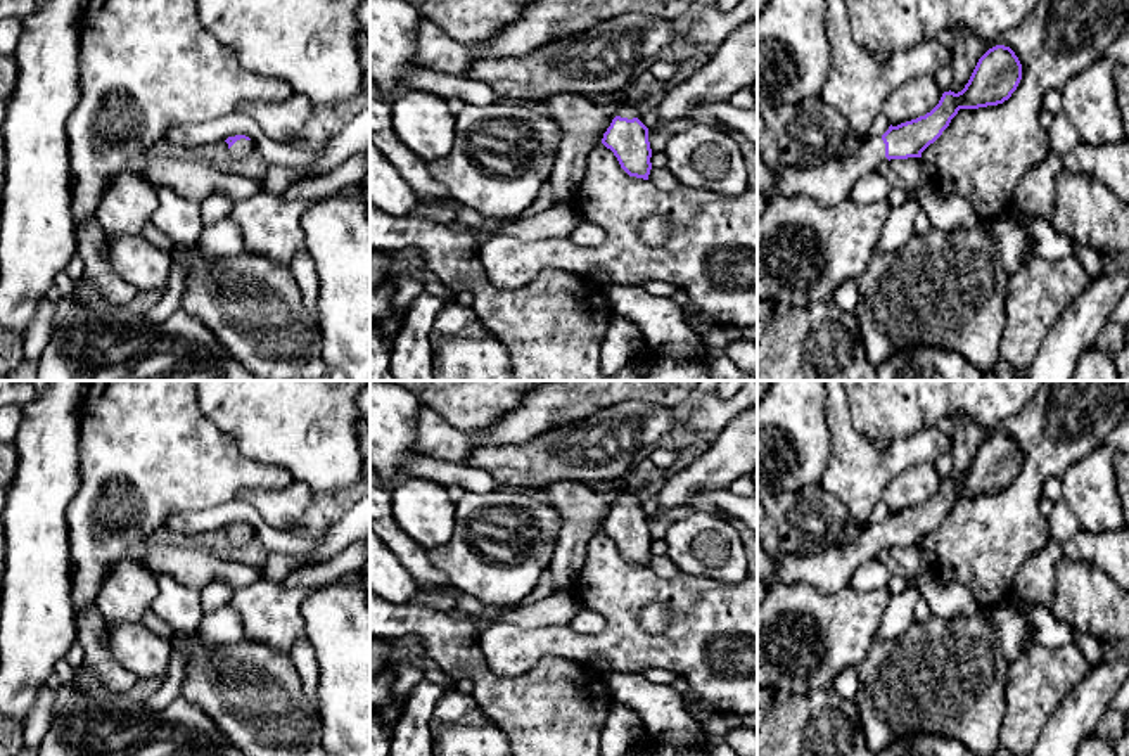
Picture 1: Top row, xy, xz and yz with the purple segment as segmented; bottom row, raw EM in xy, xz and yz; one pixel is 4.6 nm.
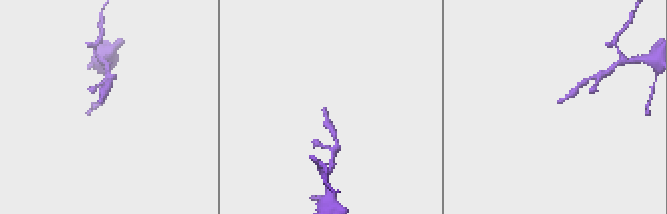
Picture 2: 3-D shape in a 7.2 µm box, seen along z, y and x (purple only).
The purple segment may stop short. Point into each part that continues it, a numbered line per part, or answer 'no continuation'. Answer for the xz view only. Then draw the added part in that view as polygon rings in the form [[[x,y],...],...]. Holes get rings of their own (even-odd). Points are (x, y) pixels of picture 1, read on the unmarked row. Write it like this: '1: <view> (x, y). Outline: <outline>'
1: xz (628, 497). Outline: [[[624,490],[624,491],[617,493],[617,502],[621,505],[628,505],[628,507],[638,505],[641,498],[643,497],[640,493],[636,493],[635,490]]]

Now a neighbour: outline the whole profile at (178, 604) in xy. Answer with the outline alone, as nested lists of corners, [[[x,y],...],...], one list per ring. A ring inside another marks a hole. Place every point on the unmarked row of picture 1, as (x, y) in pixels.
[[[157,574],[156,580],[159,593],[150,611],[166,621],[175,633],[195,633],[204,618],[201,592],[178,581],[171,574]]]

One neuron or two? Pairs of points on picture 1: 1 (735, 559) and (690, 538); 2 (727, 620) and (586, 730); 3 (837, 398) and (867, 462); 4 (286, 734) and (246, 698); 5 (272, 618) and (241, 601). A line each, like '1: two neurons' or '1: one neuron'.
1: one neuron
2: two neurons
3: one neuron
4: one neuron
5: one neuron

